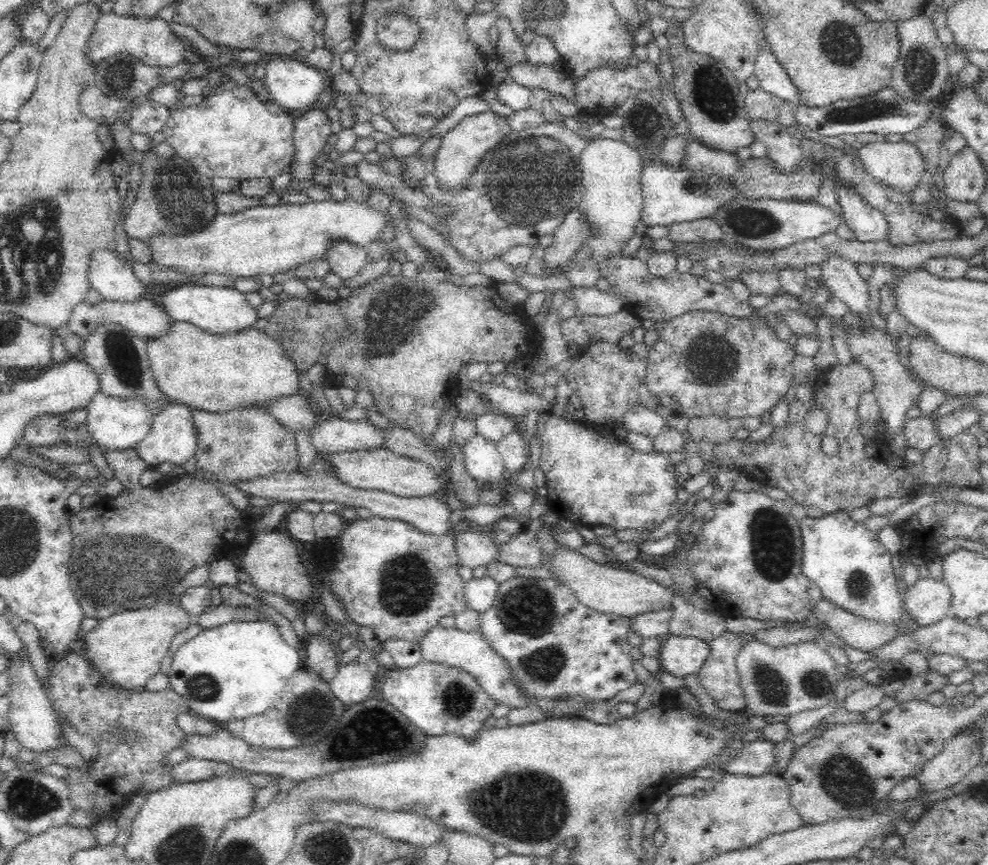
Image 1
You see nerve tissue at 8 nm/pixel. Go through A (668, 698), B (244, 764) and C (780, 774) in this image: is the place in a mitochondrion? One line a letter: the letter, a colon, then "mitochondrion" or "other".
A: other
B: other
C: other

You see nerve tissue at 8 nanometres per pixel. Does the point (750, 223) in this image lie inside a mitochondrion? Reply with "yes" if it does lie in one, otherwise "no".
yes

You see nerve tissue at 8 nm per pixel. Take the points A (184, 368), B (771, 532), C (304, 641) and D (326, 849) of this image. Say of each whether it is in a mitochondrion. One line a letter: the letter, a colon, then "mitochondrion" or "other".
A: other
B: mitochondrion
C: other
D: mitochondrion

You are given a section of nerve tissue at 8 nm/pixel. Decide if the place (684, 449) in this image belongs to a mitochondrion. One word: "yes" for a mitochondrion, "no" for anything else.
no

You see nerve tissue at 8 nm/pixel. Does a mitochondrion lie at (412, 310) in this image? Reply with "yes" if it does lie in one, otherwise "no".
yes

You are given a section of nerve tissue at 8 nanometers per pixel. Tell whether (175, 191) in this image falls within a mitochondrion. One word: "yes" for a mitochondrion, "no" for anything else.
yes

